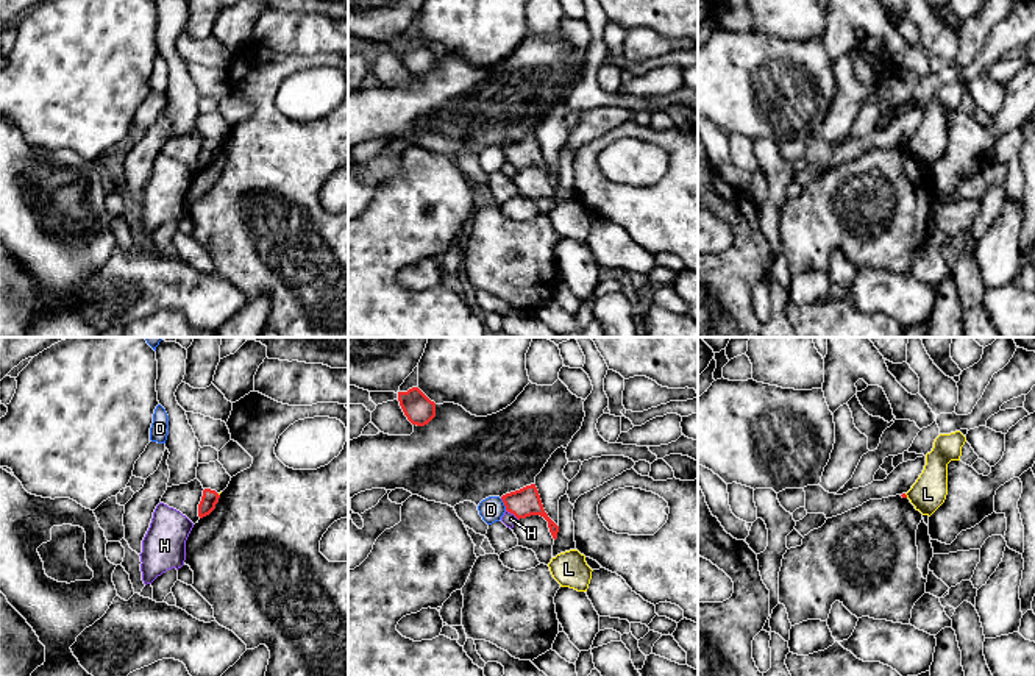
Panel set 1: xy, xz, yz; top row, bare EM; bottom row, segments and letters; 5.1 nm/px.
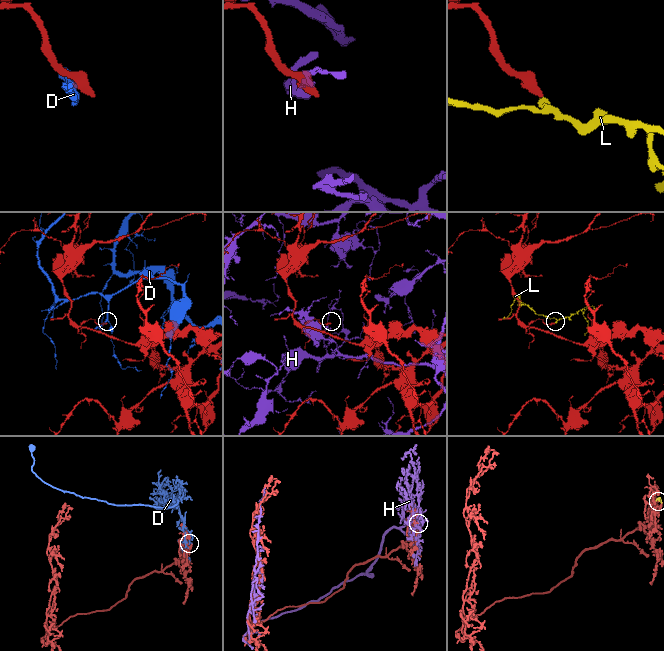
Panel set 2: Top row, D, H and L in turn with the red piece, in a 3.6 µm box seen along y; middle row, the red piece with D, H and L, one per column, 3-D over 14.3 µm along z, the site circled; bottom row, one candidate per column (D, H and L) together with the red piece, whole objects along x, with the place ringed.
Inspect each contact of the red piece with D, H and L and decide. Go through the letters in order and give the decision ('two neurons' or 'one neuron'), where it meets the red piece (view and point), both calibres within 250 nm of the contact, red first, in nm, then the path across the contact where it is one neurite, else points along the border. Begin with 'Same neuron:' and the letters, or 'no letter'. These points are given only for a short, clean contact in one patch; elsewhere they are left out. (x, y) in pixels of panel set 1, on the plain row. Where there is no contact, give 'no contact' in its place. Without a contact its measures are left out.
Same neuron: no letter
D: two neurons; meets red in xz at (505, 155); 150 nm thick on the red side, 120 nm on the other
H: two neurons; meets red in xz at (512, 163); 150 nm thick on the red side, 70 nm on the other
L: two neurons; meets red in yz at (906, 145); 20 nm thick on the red side, 180 nm on the other; border along yz (904, 144), (907, 147)

